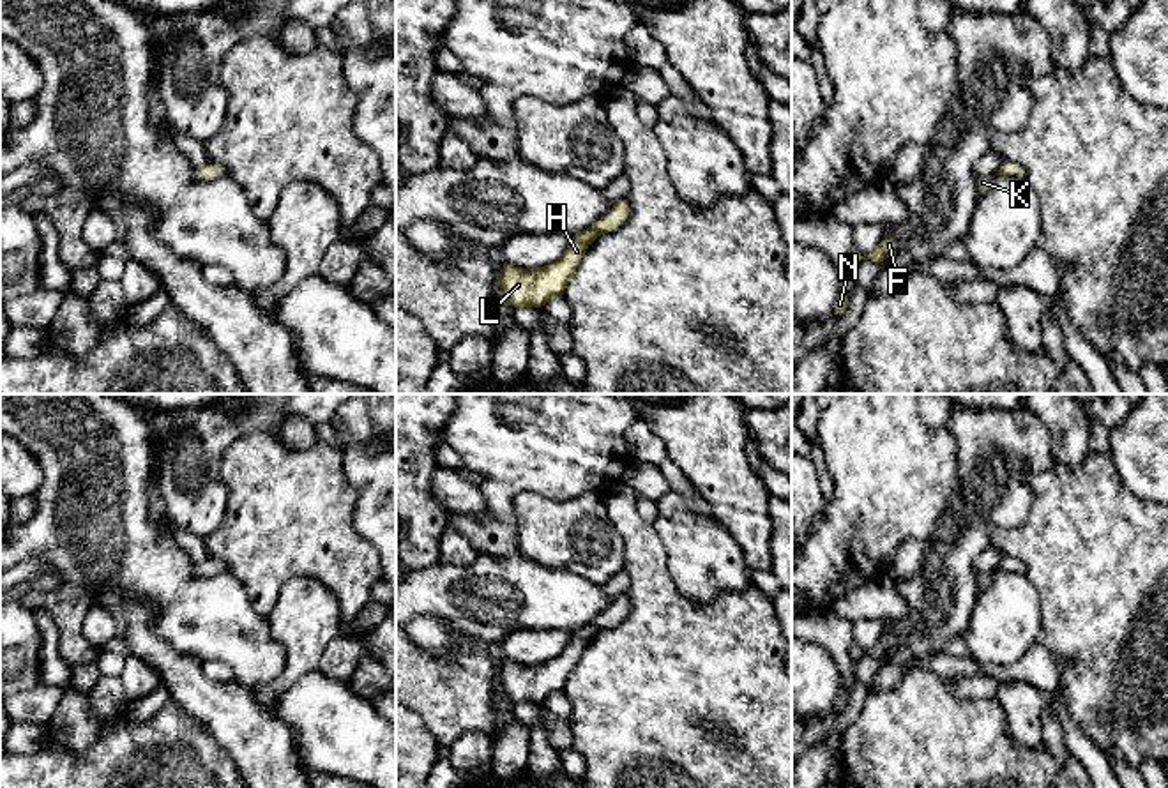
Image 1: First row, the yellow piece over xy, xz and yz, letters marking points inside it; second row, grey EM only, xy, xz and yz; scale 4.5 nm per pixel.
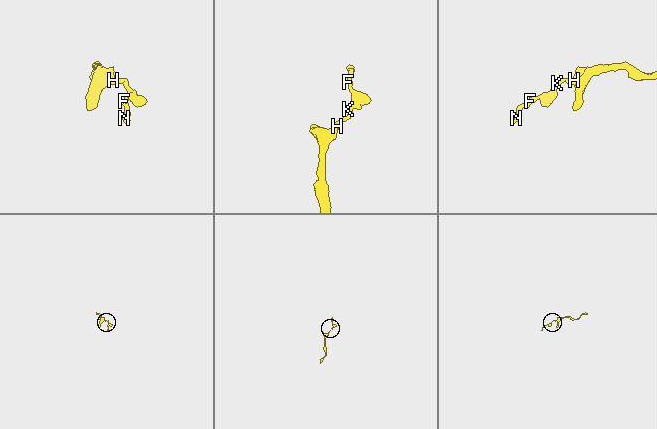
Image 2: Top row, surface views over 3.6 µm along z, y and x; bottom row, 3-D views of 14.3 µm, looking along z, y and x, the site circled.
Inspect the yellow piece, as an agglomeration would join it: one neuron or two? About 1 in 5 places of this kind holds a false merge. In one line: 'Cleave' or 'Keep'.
Keep

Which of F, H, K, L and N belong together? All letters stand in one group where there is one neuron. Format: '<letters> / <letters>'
F H K L N

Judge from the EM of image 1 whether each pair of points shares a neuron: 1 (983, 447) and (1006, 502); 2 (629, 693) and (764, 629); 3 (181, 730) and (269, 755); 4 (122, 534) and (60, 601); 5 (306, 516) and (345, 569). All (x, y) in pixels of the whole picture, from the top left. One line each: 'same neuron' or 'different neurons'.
1: same neuron
2: same neuron
3: different neurons
4: different neurons
5: same neuron

